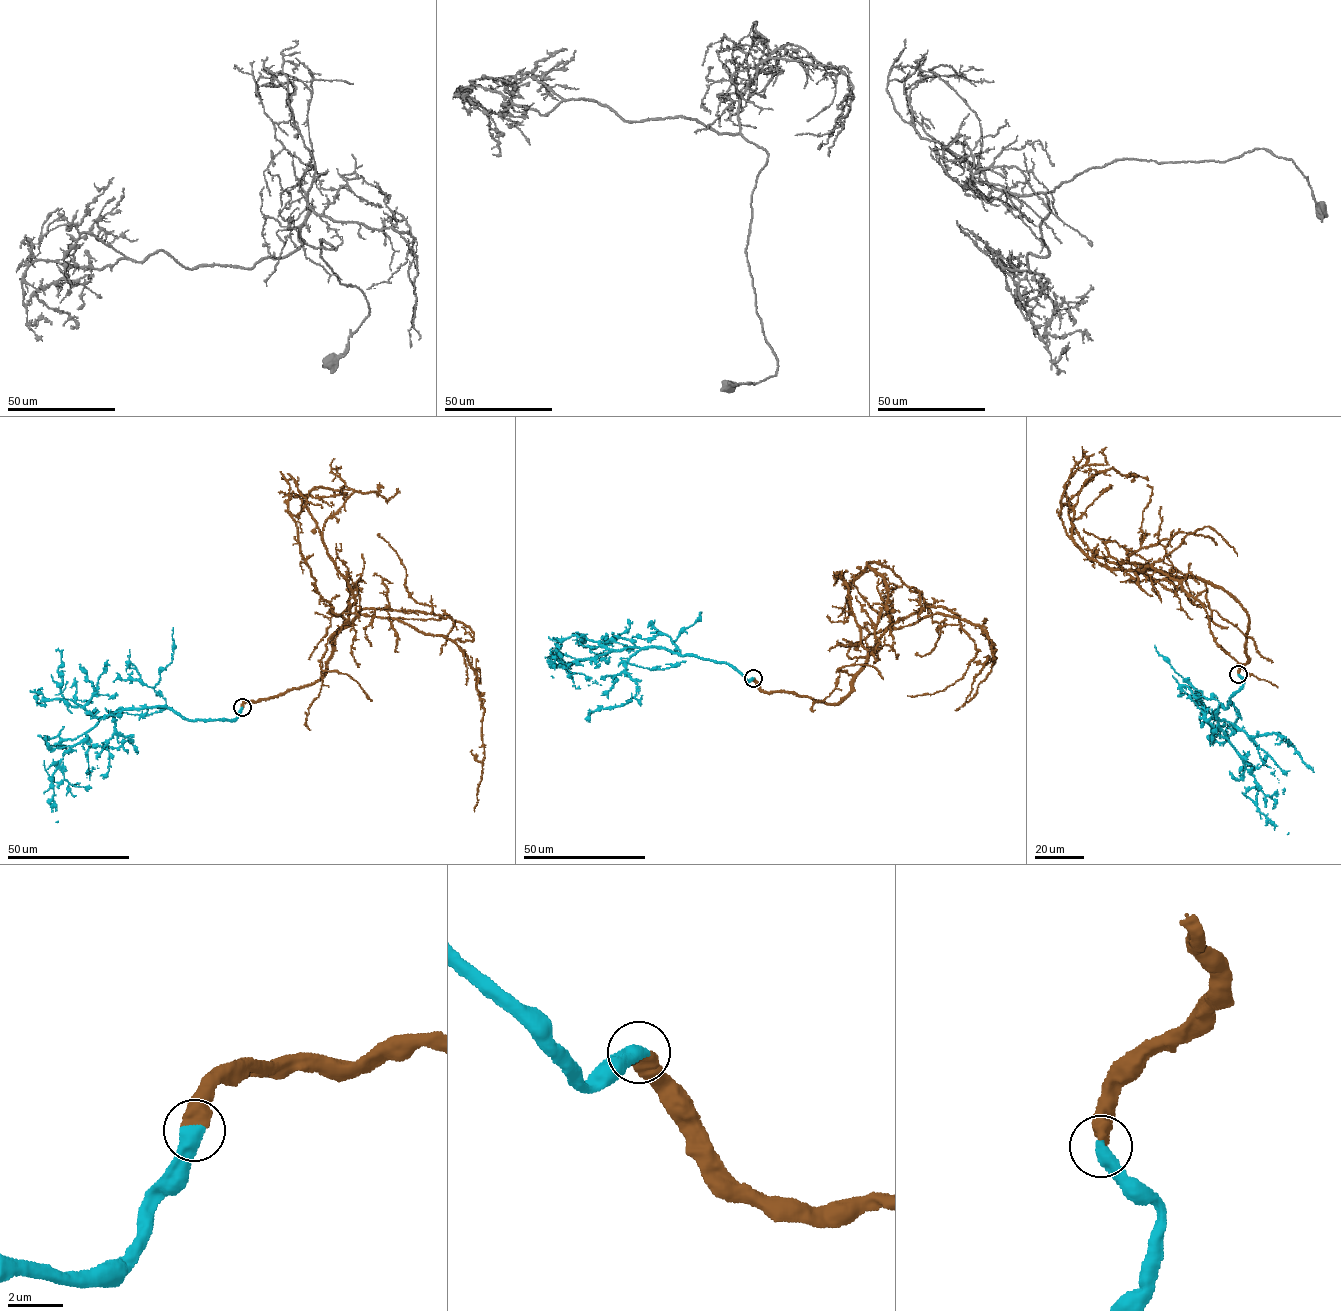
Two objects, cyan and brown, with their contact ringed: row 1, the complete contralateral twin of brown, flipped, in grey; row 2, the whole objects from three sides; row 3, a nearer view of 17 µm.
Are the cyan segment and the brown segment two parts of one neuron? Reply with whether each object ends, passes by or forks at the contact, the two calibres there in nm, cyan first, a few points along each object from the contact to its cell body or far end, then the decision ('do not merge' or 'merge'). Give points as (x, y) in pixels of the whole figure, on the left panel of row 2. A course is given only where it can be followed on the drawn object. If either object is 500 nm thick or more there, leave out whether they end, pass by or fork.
550/650 nm | cyan via (242, 707), (231, 720), (185, 719), (156, 706), (101, 717), (85, 739), (65, 750), (51, 776), (58, 821) | brown via (242, 707), (321, 678), (334, 634), (359, 615), (392, 618), (452, 640), (476, 675), (483, 708), (474, 811) | merge

